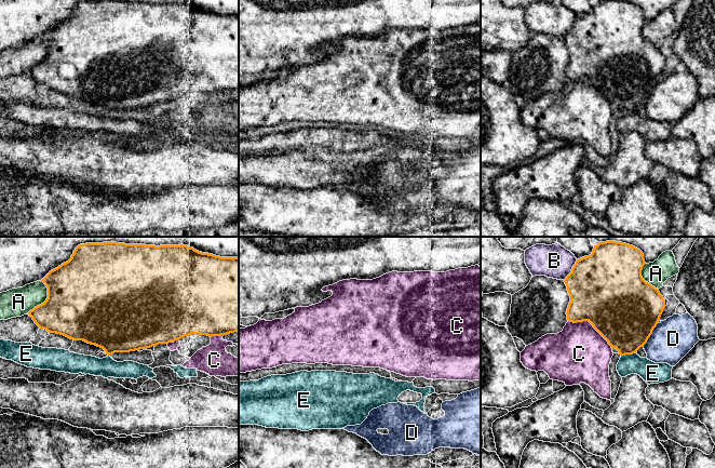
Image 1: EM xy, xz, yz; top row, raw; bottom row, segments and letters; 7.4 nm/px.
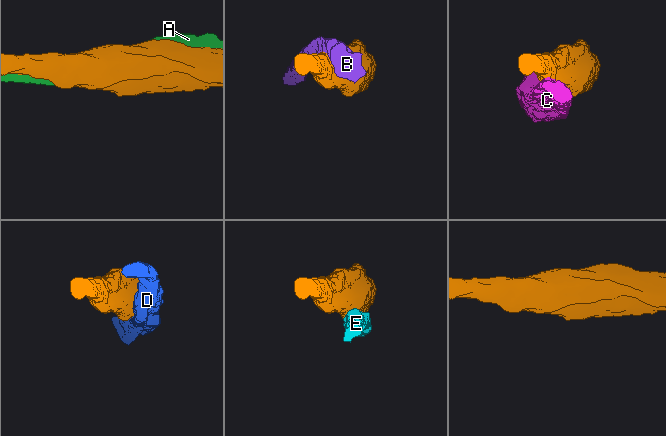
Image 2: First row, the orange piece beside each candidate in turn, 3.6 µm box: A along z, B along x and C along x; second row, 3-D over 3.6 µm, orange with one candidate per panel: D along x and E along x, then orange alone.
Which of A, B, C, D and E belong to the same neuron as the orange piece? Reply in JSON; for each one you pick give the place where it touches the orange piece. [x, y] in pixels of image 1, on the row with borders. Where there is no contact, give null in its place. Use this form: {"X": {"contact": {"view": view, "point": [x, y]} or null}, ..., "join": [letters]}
{"join": []}

